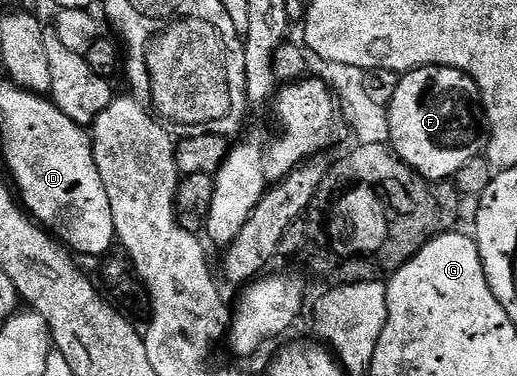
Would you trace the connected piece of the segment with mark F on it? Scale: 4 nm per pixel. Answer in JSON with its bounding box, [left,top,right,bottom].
[388,65,485,183]

